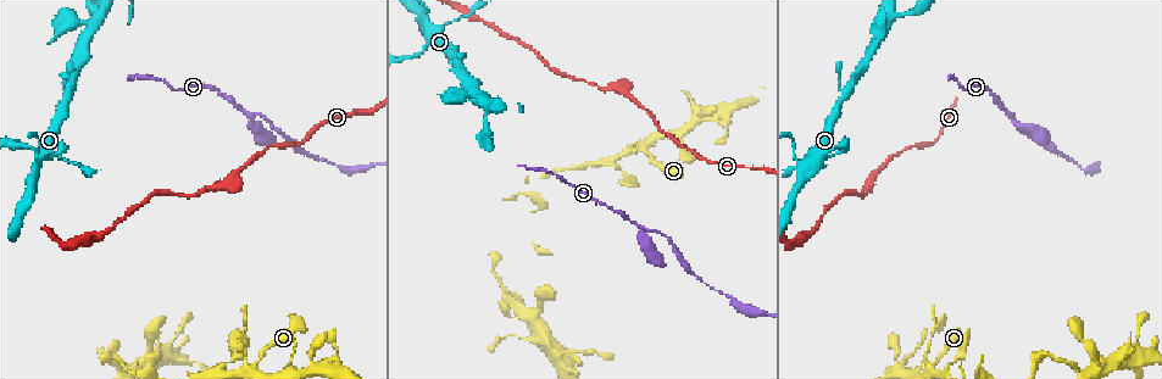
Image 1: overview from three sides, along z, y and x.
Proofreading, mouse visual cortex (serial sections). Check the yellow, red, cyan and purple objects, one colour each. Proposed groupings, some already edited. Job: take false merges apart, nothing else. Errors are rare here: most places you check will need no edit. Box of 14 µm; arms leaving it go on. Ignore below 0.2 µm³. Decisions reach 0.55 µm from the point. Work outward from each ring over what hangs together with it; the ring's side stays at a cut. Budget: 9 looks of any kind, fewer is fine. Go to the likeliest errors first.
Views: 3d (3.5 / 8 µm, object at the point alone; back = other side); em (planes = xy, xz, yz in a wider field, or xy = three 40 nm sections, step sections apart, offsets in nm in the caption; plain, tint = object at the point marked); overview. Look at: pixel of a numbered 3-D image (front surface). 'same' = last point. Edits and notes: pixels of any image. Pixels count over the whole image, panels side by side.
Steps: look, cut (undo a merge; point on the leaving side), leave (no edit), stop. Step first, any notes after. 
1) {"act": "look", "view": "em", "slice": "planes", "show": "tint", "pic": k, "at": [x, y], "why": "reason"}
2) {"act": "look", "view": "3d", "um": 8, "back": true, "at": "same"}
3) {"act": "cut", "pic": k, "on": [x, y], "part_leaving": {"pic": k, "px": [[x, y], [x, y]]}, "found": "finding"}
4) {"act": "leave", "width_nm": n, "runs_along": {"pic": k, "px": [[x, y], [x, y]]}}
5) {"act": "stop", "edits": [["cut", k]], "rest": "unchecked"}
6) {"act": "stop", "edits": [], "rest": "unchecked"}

{"act": "look", "view": "3d", "um": 3.5, "pic": 1, "at": [643, 227], "why": "a fork"}

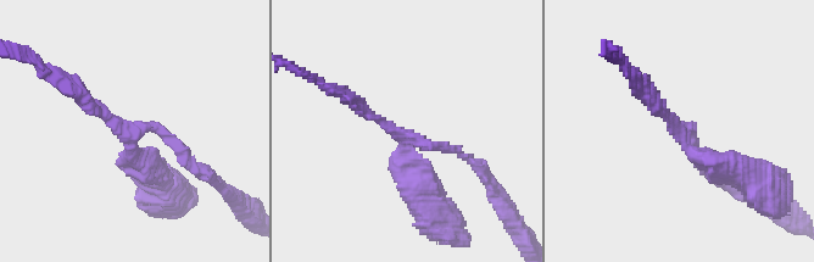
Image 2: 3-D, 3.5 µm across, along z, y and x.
{"act": "look", "view": "em", "slice": "xy", "step": 5, "show": "tint", "pic": 2, "at": [683, 130]}

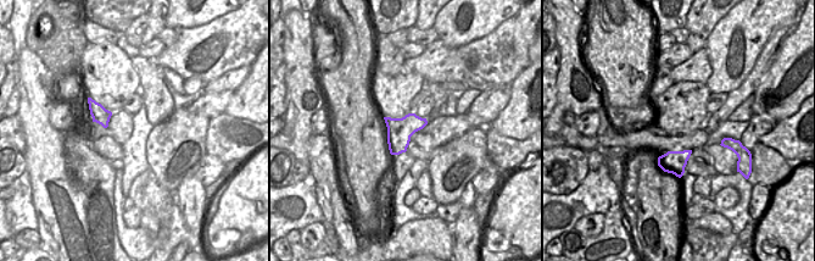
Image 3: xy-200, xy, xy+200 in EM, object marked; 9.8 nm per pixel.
{"act": "leave", "runs_along": {"pic": 2, "px": [[642, 87], [690, 150], [742, 169]]}, "found": "continuous, no second cell"}

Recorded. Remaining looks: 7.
{"act": "look", "view": "3d", "um": 3.5, "back": true, "pic": 1, "at": [871, 185], "why": "sudden change in width"}

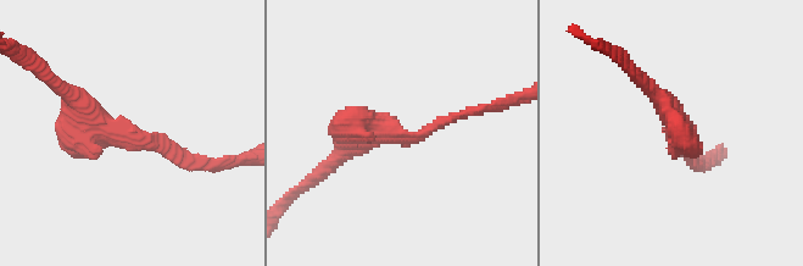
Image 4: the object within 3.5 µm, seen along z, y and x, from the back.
{"act": "look", "view": "em", "slice": "xy", "step": 5, "show": "tint", "pic": 4, "at": [411, 135], "arm_widths_nm": [150, 300]}

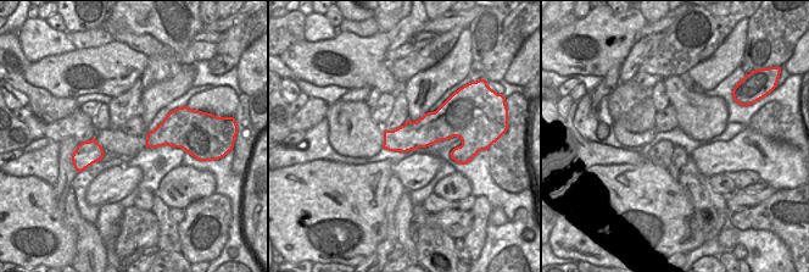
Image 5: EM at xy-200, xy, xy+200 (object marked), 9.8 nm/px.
{"act": "leave", "runs_along": {"pic": 4, "px": [[74, 99], [116, 137], [210, 164]]}, "found": "one cell here"}

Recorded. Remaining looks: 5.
{"act": "look", "view": "3d", "um": 3.5, "pic": 1, "at": [934, 366], "why": "sudden change in width"}

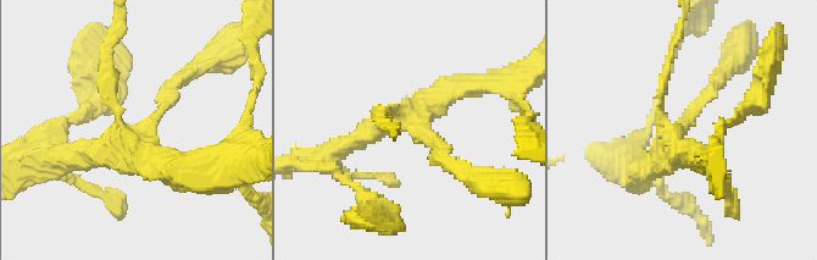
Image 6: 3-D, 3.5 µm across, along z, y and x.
{"act": "look", "view": "em", "slice": "xy", "step": 2, "show": "tint", "pic": 6, "at": [677, 134]}

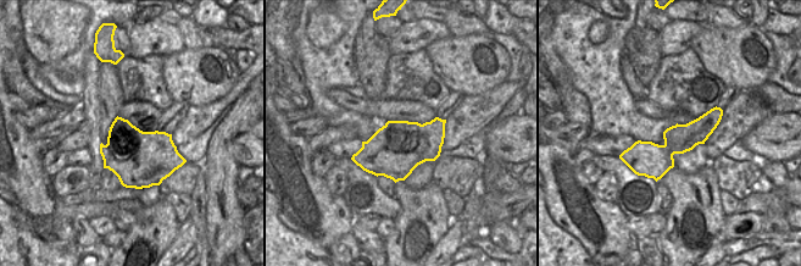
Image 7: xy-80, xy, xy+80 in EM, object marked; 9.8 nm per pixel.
{"act": "look", "view": "em", "slice": "xy", "step": 1, "show": "tint", "at": "same", "why": "another direction"}

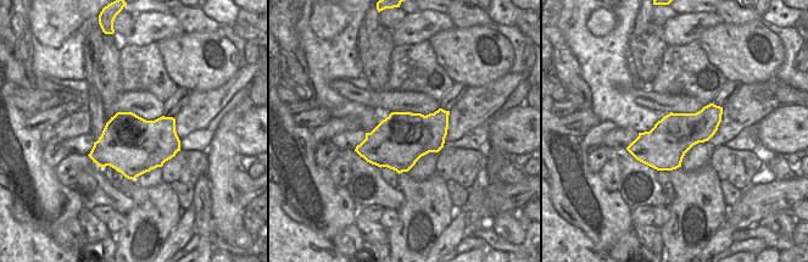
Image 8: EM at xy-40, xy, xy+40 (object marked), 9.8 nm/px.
{"act": "leave", "runs_along": {"pic": 6, "px": [[720, 81], [639, 175]]}, "found": "all the same cell"}

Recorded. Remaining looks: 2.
{"act": "look", "view": "3d", "um": 3.5, "pic": 1, "at": [814, 166]}

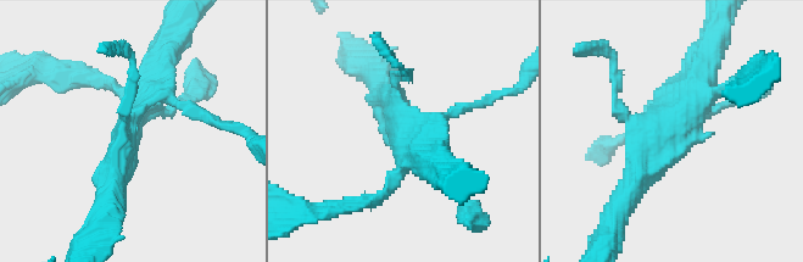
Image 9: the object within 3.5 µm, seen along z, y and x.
{"act": "leave", "runs_along": {"pic": 9, "px": [[704, 61], [692, 110], [623, 204]]}, "found": "one cell here"}

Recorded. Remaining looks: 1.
{"act": "stop", "edits": [], "rest": "unchecked"}

